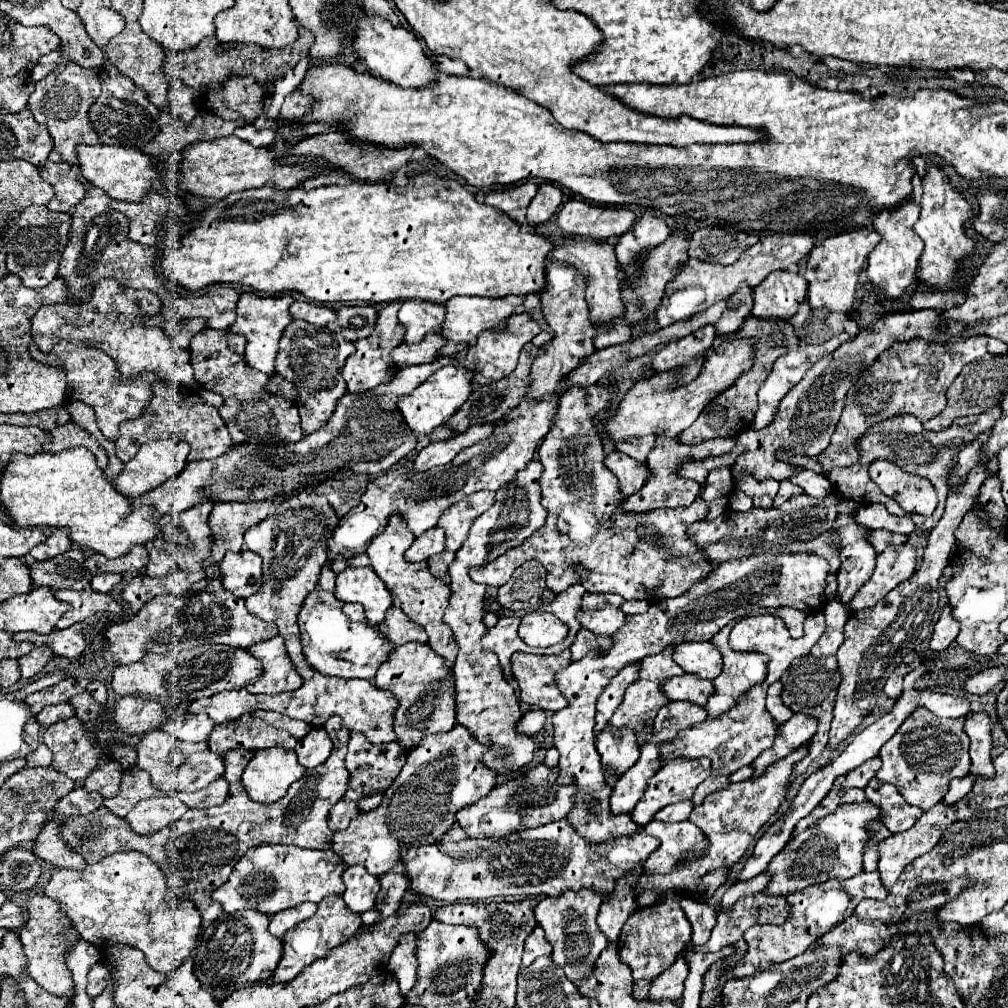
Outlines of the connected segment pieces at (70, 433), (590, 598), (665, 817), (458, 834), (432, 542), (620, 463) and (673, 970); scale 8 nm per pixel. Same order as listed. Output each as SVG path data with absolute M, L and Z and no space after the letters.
M69 421L67 425L61 425L57 429L51 431L53 435L53 441L43 445L43 451L51 451L51 453L59 453L59 451L65 451L65 449L71 449L71 447L85 447L89 449L95 457L97 457L97 465L101 469L107 467L109 463L109 457L107 457L107 451L95 441L95 437L91 437L91 433L87 433L83 427L75 425L73 421Z
M585 593L583 595L583 609L599 609L607 605L621 605L625 599L619 595L599 595L599 593Z
M679 801L679 803L673 803L673 805L667 805L667 807L663 807L657 815L655 815L655 819L657 821L685 821L687 817L689 817L689 813L691 813L691 809L693 809L693 803L689 803L689 801Z
M455 823L453 824L453 827L451 827L451 829L449 829L449 831L443 835L443 841L441 841L441 843L459 842L467 838L468 836L465 833L465 830L460 827L458 823Z
M431 527L413 541L413 545L405 553L405 559L407 561L425 561L435 553L441 553L443 549L445 549L443 529L441 527Z
M613 451L605 457L605 467L609 467L613 473L619 473L623 497L629 497L639 491L645 485L647 477L651 477L651 469L647 469L645 463L639 463L619 451Z
M679 955L679 959L651 983L649 997L655 1001L661 1001L661 999L679 1001L687 973L689 973L689 967L687 967L683 955Z

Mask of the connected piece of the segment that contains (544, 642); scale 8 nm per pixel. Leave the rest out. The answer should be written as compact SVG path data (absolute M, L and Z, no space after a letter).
M537 609L523 615L519 635L527 645L549 647L549 645L561 643L567 637L567 625L561 623L555 615L549 615Z

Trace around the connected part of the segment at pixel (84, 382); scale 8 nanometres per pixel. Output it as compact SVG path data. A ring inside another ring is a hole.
M35 341L29 343L29 353L39 363L47 363L51 367L61 367L67 371L67 389L65 389L65 403L67 401L81 401L93 407L97 417L97 427L101 429L103 437L109 441L117 441L119 437L119 423L139 417L147 409L147 401L151 401L151 385L155 381L161 381L155 373L143 373L137 377L127 377L123 383L117 383L117 377L121 377L117 363L105 355L103 351L89 347L85 343L71 343L71 341L59 341L51 353L41 353Z

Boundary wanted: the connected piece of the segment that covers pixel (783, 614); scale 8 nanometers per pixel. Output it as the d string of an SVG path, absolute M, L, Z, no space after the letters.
M791 607L763 610L766 610L765 613L781 617L781 619L785 621L785 625L787 625L787 629L789 629L789 633L791 633L793 637L801 637L801 635L803 635L803 623L805 623L807 613L803 613L803 611L799 611L799 609L791 609Z

